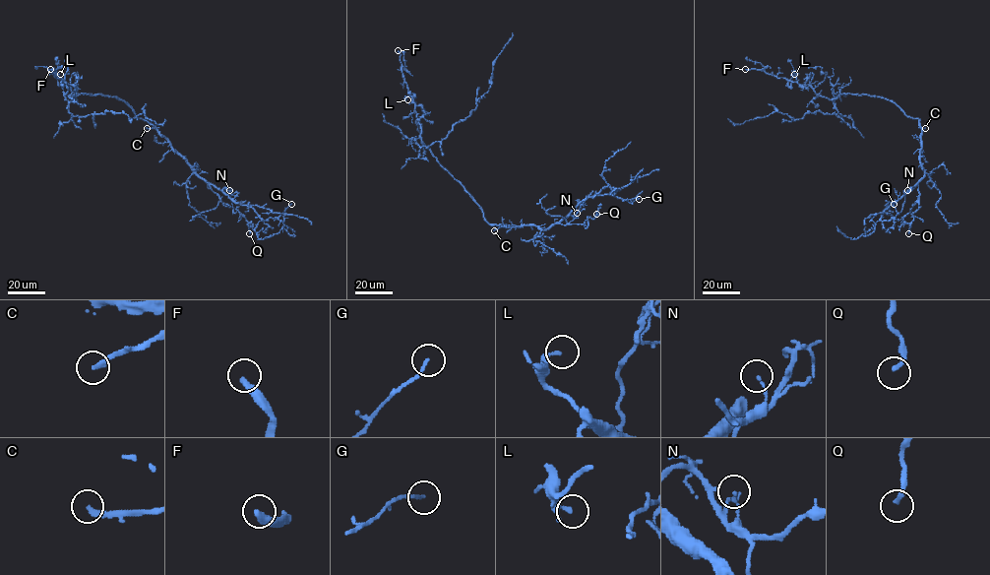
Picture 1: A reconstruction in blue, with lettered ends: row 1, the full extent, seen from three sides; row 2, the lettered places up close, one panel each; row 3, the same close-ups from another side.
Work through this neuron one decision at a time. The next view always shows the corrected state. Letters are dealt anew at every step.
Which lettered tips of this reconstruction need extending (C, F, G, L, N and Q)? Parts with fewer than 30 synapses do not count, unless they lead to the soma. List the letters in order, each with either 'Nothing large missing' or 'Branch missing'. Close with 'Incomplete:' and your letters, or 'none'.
C: Branch missing
F: Branch missing
G: Nothing large missing
L: Branch missing
N: Nothing large missing
Q: Nothing large missing
Incomplete: C, F, L

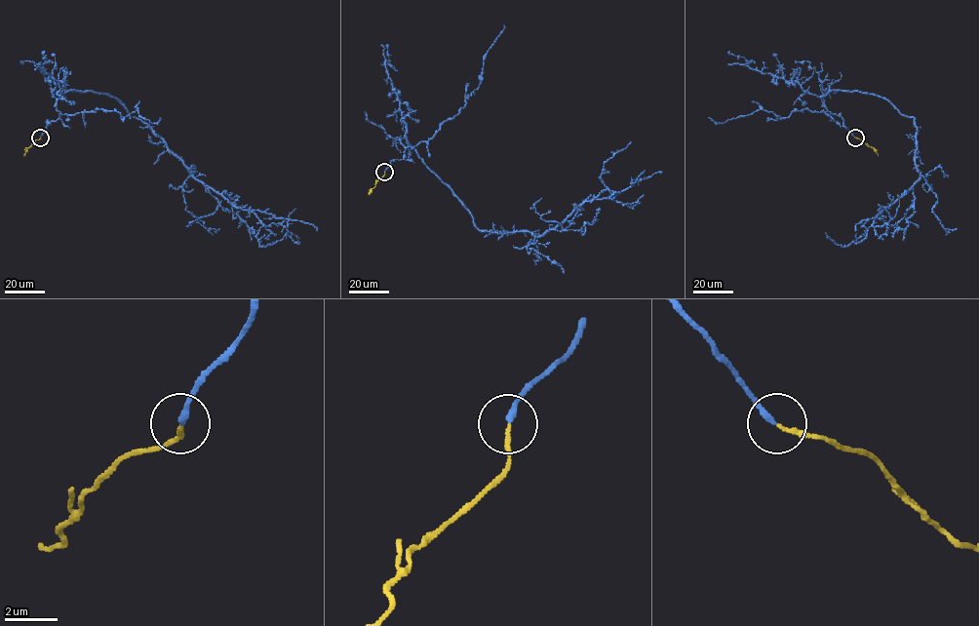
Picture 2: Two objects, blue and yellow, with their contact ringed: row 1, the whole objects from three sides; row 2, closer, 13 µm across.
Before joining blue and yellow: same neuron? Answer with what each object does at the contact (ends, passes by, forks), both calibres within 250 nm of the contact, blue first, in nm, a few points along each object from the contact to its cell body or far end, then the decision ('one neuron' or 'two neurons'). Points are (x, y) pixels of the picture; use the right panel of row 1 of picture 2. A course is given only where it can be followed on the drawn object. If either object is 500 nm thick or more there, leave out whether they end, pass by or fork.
blue ends; yellow ends; calibres 220 and 140 nm; course blue (855, 137), (826, 109), (821, 97), (831, 91), (873, 94), (914, 118), (920, 177), (845, 247), (828, 239); course yellow (855, 137), (873, 148), (879, 155); one neuron

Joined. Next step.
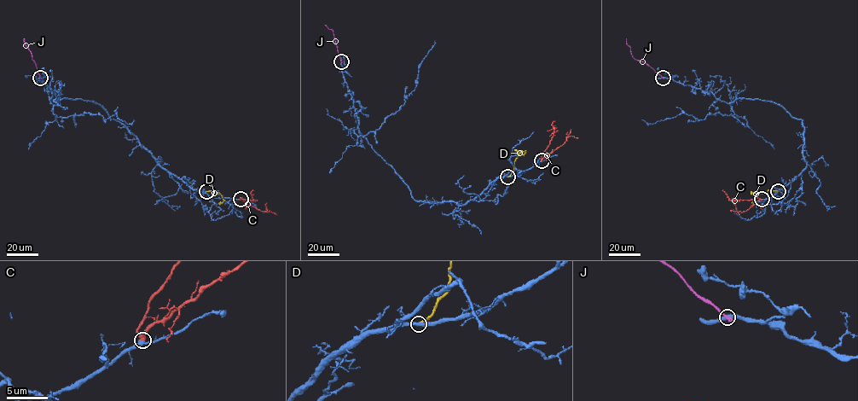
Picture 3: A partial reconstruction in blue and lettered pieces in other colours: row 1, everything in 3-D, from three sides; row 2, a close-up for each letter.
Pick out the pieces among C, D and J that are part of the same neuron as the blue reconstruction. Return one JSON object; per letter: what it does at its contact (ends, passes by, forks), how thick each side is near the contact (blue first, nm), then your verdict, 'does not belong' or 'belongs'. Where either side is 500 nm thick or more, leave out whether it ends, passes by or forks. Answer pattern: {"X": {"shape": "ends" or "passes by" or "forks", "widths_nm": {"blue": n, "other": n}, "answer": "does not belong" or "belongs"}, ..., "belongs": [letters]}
{"C": {"shape": "passes by", "widths_nm": {"blue": 320, "other": 320}, "answer": "belongs"}, "D": {"shape": "ends", "widths_nm": {"blue": 360, "other": 240}, "answer": "does not belong"}, "J": {"shape": "ends", "widths_nm": {"blue": 360, "other": 320}, "answer": "does not belong"}, "belongs": ["C"]}

